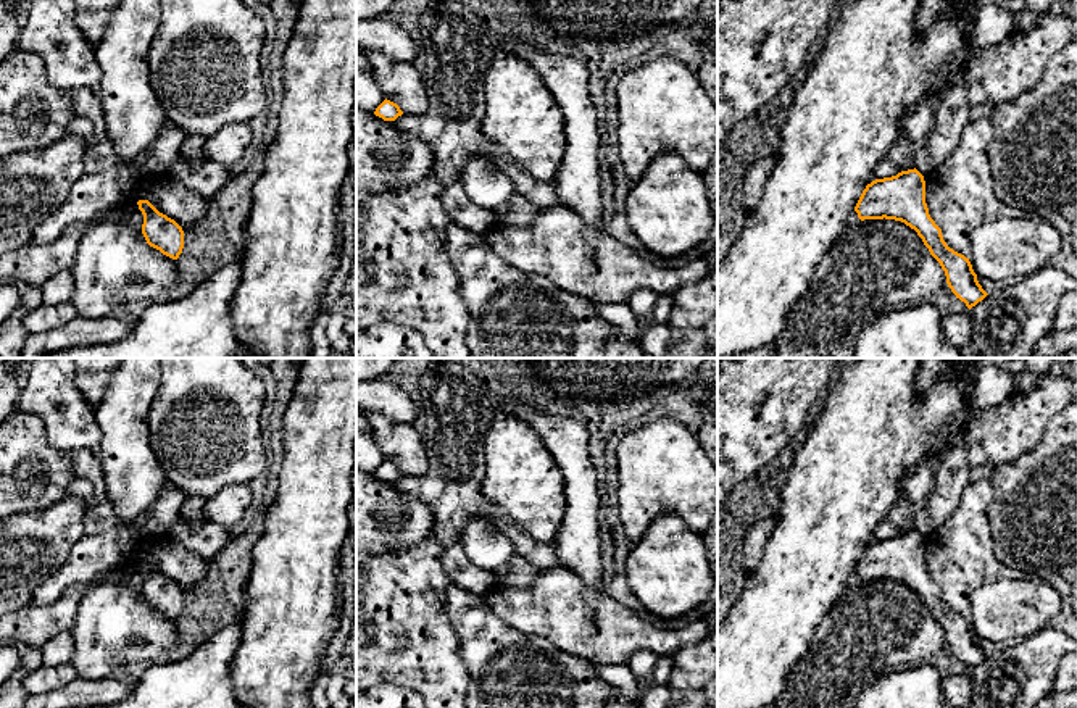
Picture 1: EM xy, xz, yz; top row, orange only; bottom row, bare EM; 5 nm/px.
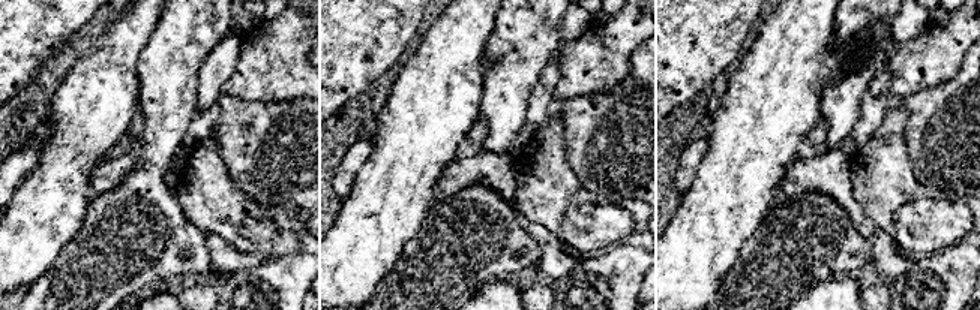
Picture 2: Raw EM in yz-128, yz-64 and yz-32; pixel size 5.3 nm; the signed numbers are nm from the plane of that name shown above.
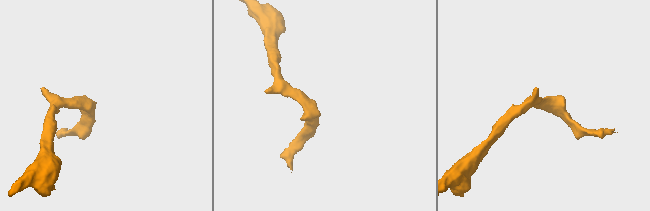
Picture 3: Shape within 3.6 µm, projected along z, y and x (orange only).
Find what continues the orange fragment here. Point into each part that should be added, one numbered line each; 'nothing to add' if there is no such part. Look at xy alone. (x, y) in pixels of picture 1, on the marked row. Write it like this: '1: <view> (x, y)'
nothing to add

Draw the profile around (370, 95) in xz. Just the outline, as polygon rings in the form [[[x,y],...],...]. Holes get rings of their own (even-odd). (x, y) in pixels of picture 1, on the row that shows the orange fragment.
[[[356,71],[356,108],[374,113],[384,100],[385,97],[372,74]]]

